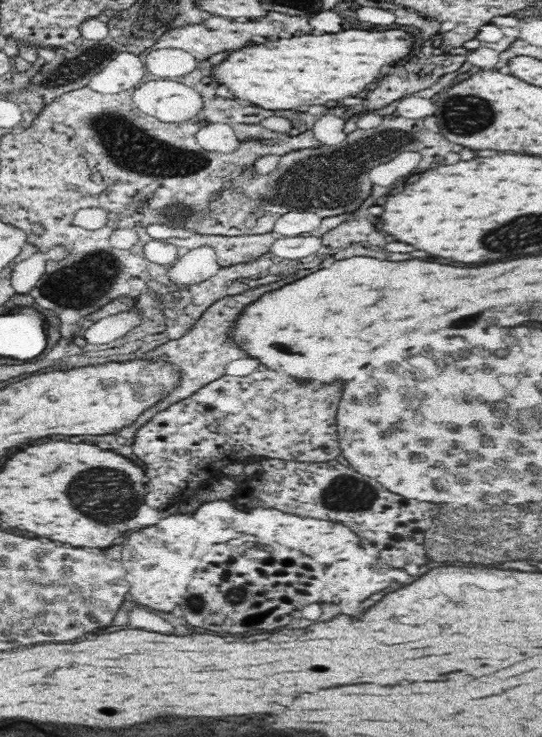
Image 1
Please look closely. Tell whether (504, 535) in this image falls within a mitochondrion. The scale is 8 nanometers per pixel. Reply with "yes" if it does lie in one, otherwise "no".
yes

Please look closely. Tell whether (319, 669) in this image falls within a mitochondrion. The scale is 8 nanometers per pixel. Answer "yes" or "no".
no

